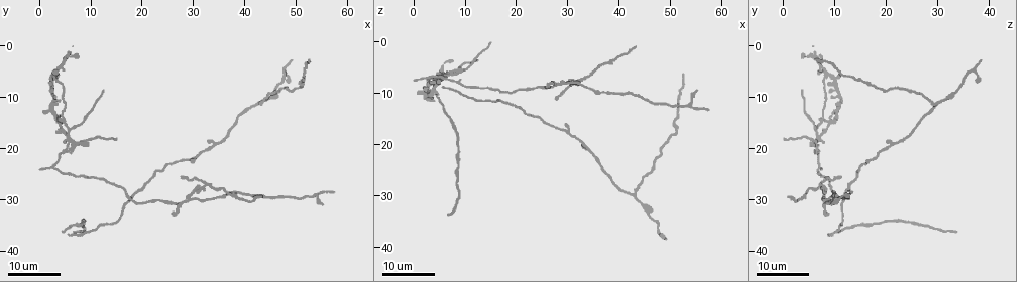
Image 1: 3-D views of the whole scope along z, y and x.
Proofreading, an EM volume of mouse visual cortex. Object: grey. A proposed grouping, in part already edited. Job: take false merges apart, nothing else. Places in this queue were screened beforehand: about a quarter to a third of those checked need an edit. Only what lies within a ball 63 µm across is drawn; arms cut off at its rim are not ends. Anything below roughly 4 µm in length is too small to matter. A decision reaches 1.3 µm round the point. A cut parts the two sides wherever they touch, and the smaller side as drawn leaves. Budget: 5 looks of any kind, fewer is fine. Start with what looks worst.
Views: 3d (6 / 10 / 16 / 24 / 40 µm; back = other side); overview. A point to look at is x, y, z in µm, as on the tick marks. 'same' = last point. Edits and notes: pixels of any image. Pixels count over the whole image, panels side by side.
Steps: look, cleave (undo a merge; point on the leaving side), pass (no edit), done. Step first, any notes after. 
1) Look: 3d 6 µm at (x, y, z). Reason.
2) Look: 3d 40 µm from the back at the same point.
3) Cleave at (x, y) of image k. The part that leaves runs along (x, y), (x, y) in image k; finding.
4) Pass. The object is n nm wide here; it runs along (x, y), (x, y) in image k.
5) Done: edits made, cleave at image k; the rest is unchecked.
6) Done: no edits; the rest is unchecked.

Look: 3d 16 µm at (6.0, 16.0, 6.5). Branch point.

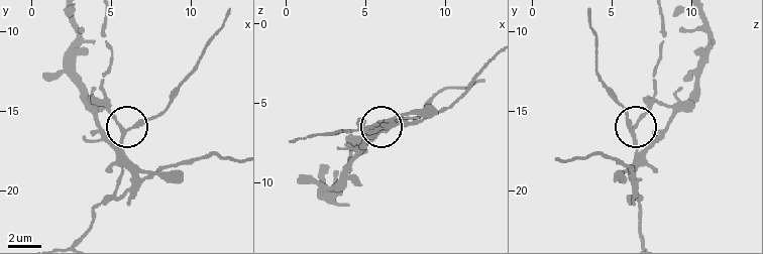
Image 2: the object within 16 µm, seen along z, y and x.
Look: 3d 6 µm at (5.9, 16.3, 6.2).

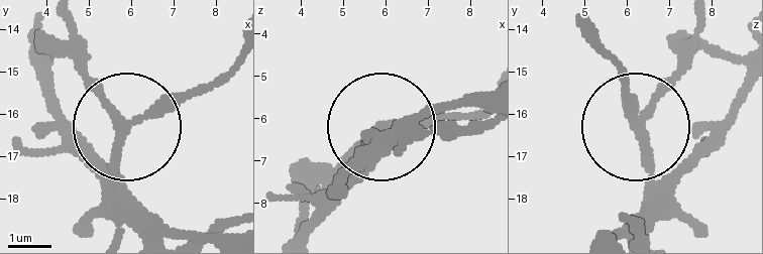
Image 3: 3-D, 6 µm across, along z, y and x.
Pass. The object is 210 nm wide here; continuous, no second neuron.

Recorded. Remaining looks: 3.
Look: 3d 24 µm at (17.5, 30.0, 12.0). Two arms in line, one across.

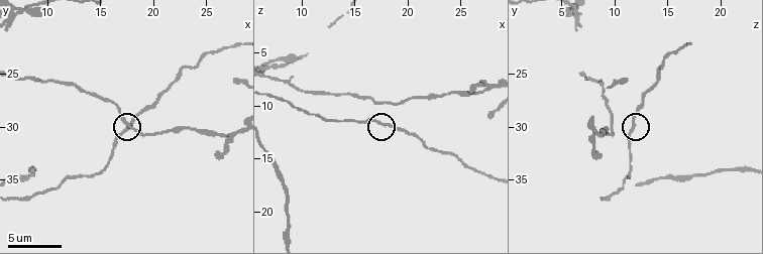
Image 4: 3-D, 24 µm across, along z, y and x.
Look: 3d 6 µm at (17.4, 30.4, 11.8). Zoom in.

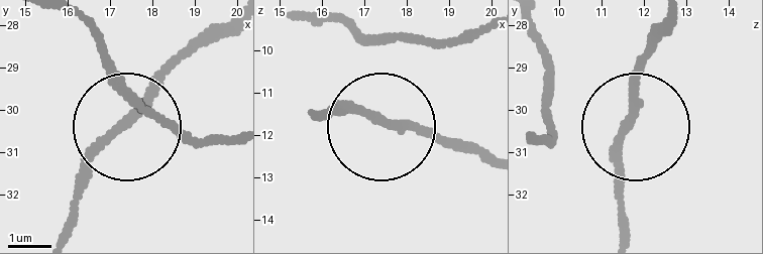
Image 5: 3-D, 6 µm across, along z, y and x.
Look: 3d 6 µm from the back at (17.30, 30.25, 11.60). From behind.

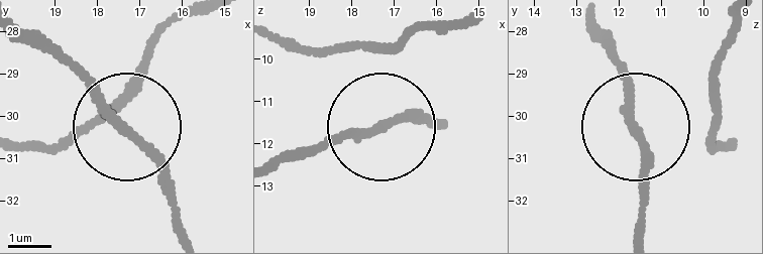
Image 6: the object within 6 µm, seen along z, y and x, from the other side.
Pass. The side arm is 46 µm long; 3 arms meet here; one neuron here.

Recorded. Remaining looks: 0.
Done: no edits; the rest is unchecked.

